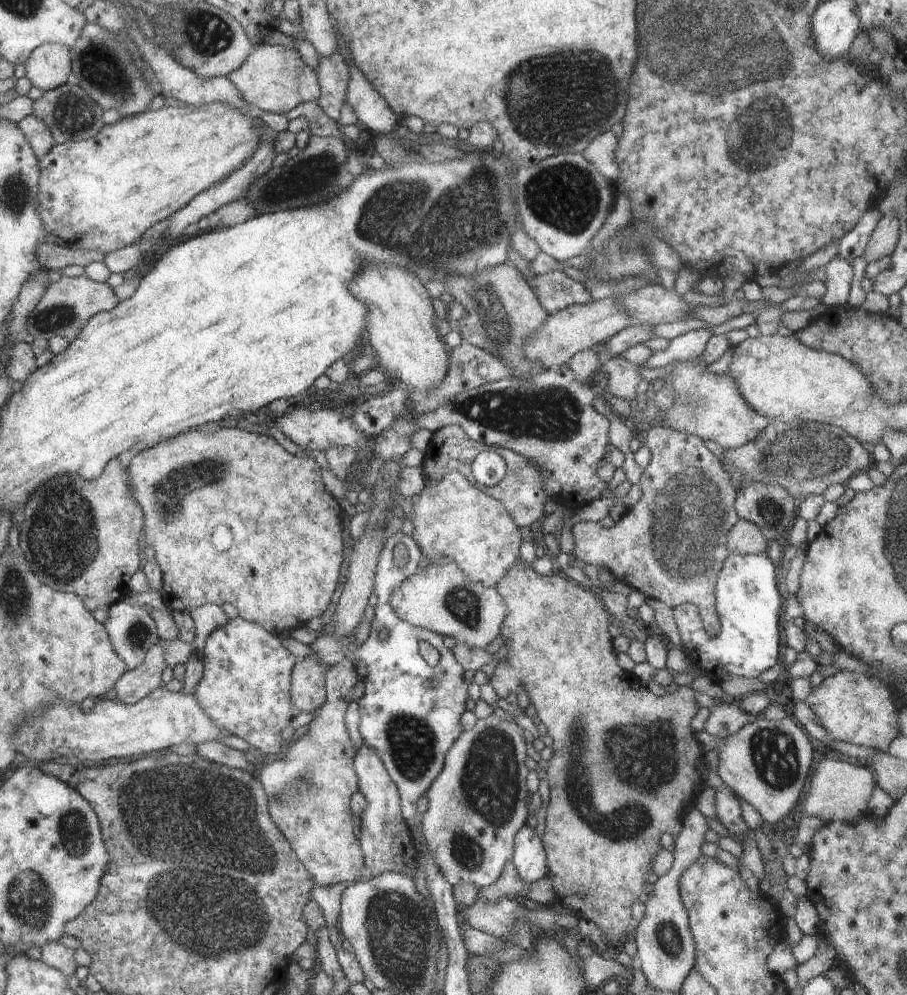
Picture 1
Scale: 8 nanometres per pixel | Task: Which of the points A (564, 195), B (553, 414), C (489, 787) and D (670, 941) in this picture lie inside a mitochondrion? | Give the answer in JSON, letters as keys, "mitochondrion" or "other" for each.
{"A":"mitochondrion","B":"mitochondrion","C":"mitochondrion","D":"mitochondrion"}

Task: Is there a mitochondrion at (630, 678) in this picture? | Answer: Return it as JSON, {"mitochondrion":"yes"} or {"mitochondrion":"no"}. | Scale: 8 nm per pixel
{"mitochondrion":"no"}

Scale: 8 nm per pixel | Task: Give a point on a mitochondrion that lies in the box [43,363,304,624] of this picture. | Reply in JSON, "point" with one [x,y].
{"point":[176,484]}

